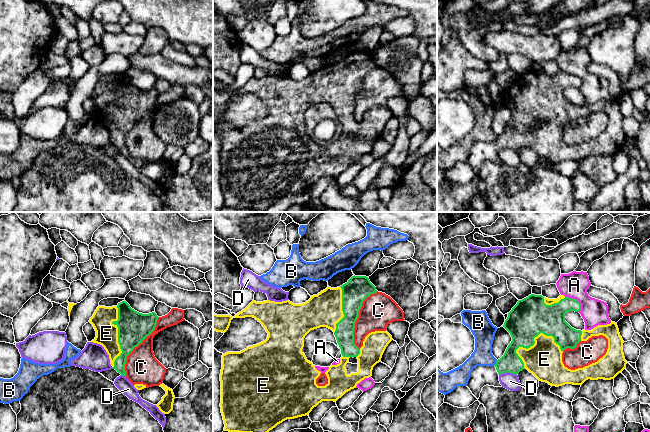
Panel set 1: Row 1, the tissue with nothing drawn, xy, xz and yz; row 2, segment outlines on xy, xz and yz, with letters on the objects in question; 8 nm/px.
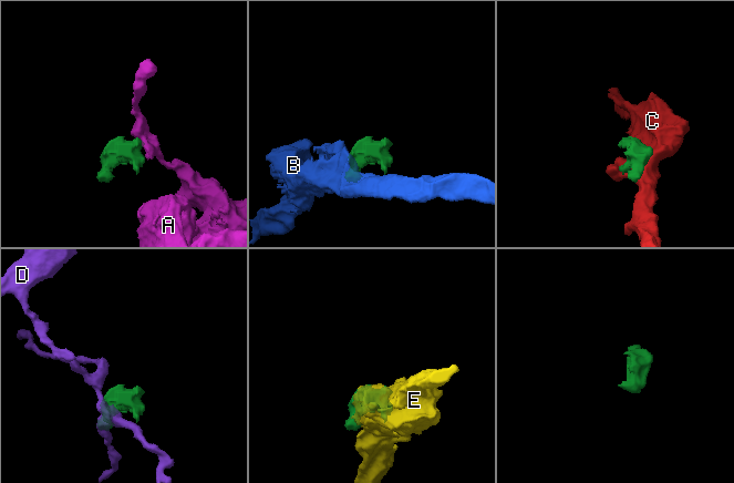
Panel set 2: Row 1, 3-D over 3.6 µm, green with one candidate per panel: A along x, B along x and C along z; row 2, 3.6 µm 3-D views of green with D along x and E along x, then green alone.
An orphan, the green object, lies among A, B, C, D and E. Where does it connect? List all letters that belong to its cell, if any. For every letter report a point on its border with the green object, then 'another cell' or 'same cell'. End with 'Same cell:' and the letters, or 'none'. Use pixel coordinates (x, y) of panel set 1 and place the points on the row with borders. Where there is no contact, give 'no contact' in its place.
A: meets green in yz at (575, 299); another cell
B: meets green in yz at (496, 363); another cell
C: meets green in xy at (136, 346); another cell
D: meets green in yz at (507, 371); another cell
E: meets green in yz at (538, 334); same cell
Same cell: E

